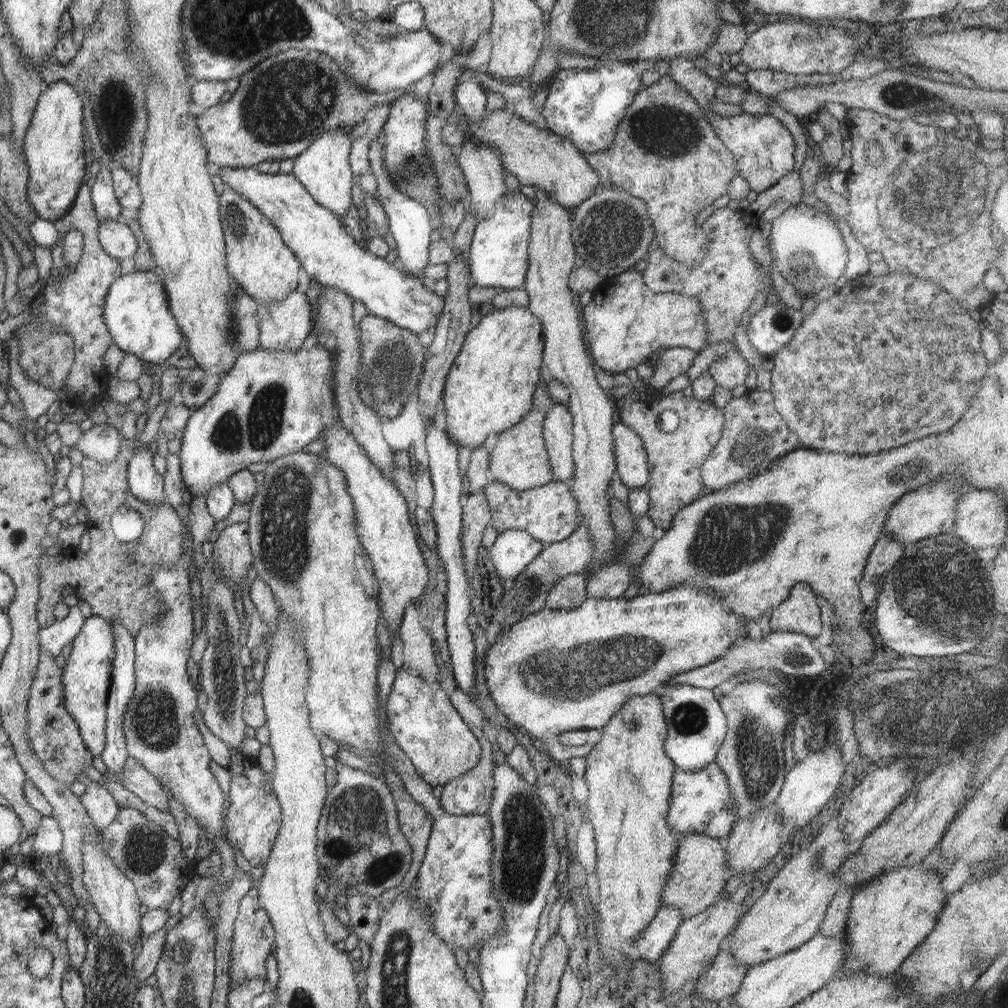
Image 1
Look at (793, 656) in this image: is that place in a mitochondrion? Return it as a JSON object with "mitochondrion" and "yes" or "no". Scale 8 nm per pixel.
{"mitochondrion":"yes"}

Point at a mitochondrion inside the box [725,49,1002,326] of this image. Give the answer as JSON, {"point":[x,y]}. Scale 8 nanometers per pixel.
{"point":[922,205]}

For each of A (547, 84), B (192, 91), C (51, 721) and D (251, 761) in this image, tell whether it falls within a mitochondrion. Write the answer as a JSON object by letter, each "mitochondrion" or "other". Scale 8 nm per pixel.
{"A":"other","B":"other","C":"other","D":"other"}

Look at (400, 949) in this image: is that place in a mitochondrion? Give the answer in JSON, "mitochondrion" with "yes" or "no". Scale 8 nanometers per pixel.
{"mitochondrion":"yes"}

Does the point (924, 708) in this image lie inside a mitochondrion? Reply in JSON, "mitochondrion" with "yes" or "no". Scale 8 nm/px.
{"mitochondrion":"yes"}

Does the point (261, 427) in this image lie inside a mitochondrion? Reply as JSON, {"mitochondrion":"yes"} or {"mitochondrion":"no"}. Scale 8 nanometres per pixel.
{"mitochondrion":"yes"}

